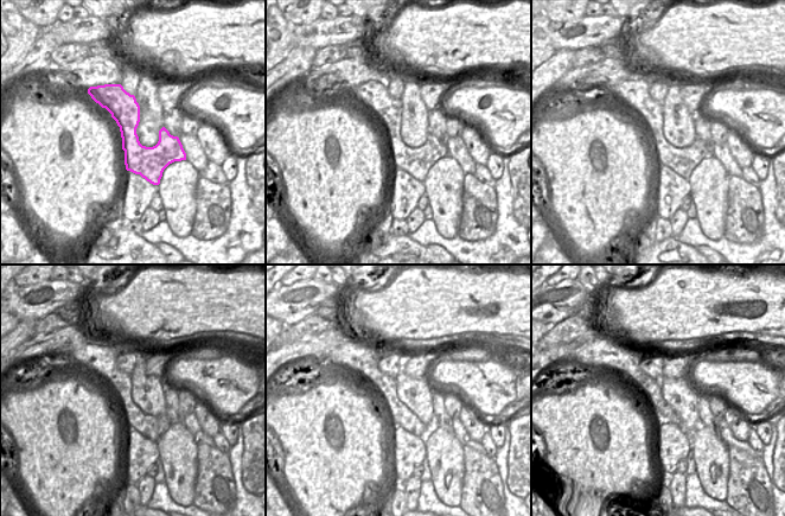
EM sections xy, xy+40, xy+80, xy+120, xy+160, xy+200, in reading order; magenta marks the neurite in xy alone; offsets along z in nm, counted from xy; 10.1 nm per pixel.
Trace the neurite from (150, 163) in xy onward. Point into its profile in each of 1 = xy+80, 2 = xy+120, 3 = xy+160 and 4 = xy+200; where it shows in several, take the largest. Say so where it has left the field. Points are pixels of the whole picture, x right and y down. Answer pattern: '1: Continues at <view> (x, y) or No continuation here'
1: Continues at xy+80 (634, 95)
2: Continues at xy+120 (99, 357)
3: Continues at xy+160 (356, 356)
4: Continues at xy+200 (621, 361)

